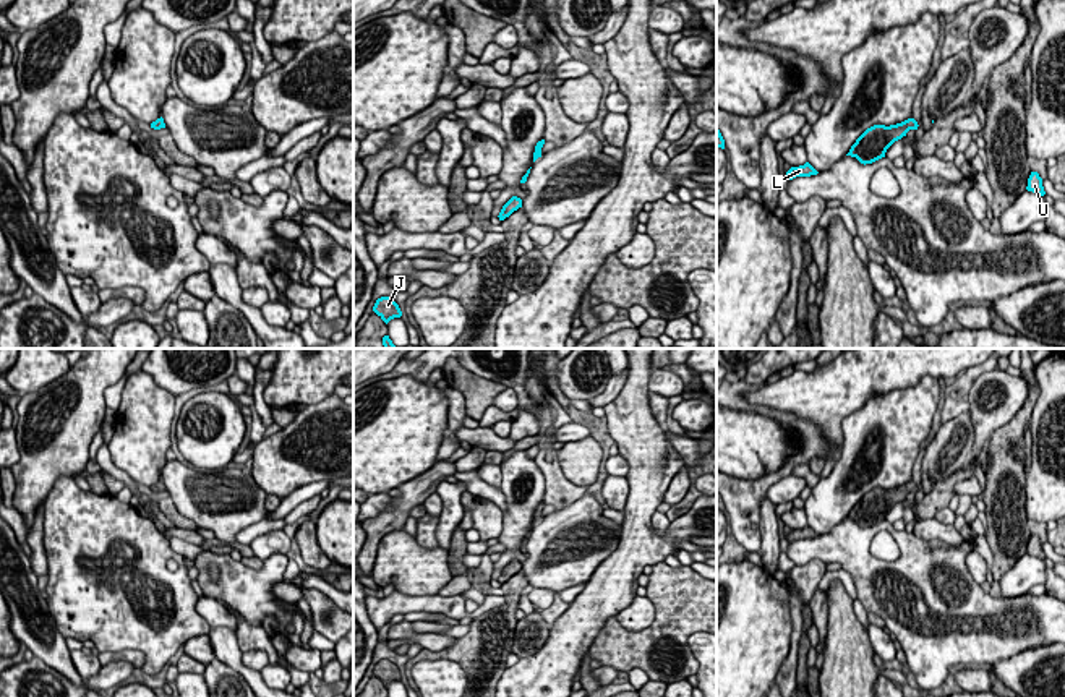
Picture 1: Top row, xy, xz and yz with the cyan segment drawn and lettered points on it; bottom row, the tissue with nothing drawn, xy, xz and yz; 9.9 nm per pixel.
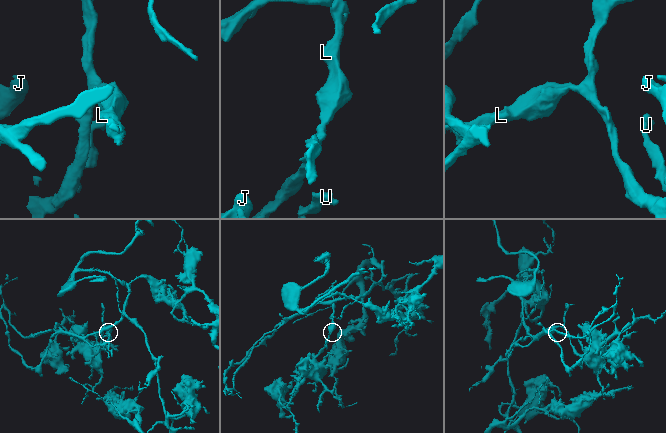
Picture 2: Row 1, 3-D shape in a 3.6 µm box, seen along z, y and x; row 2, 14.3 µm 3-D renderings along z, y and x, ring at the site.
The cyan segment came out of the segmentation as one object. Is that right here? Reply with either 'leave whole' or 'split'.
leave whole

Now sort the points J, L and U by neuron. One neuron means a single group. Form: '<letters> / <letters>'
J L U

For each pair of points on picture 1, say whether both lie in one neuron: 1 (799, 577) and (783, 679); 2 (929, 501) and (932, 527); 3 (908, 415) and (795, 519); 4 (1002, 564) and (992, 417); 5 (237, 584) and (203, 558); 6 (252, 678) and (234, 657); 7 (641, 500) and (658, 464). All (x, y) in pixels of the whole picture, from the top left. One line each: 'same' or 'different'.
1: same
2: different
3: different
4: different
5: same
6: same
7: same

